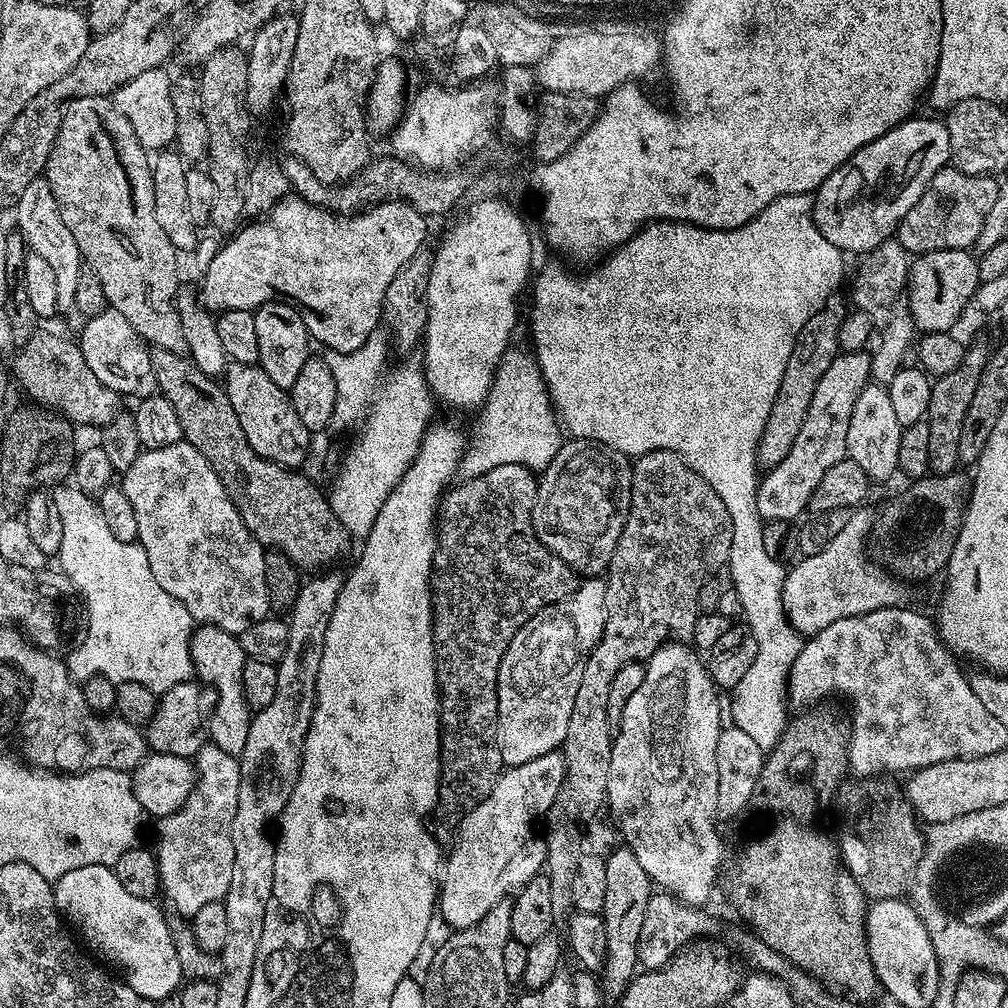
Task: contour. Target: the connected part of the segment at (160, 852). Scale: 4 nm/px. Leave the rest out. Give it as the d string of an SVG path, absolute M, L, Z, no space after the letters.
M205 743L200 753L194 757L196 769L196 788L186 798L186 802L172 816L159 817L156 828L156 846L154 853L157 869L160 872L160 888L173 904L179 915L190 918L207 906L209 902L221 902L230 890L230 878L234 878L234 842L232 827L234 814L238 810L238 786L240 785L240 761L235 756L218 750L214 743Z

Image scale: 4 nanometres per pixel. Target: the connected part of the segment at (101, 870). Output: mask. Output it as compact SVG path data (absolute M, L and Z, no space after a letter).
M109 865L81 866L79 870L70 870L70 874L62 874L62 878L55 880L54 891L56 911L73 929L76 927L80 931L79 939L81 941L84 939L88 943L87 951L93 957L101 956L96 958L103 961L105 965L113 964L114 967L124 971L122 979L130 986L130 990L134 990L142 998L159 1002L173 995L181 987L182 977L178 966L178 954L174 942L168 936L167 919L161 916L160 920L160 912L155 908L156 904L152 900L134 898L122 886Z

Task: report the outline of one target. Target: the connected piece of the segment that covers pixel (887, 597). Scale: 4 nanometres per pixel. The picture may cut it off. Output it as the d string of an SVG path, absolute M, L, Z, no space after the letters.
M868 506L849 511L846 527L822 554L797 559L787 569L782 590L784 615L801 637L816 636L838 618L854 618L905 603L905 585L883 563L875 564L868 557L868 536L870 540L873 532L874 512L872 516Z

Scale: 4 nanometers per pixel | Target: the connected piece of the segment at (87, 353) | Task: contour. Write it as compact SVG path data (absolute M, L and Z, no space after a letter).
M109 307L102 314L87 317L80 330L78 343L82 358L86 358L86 366L94 370L94 378L98 378L98 382L110 386L110 390L120 393L124 398L143 398L157 391L152 348L140 337L138 330L134 330L134 326L122 318L122 314Z

